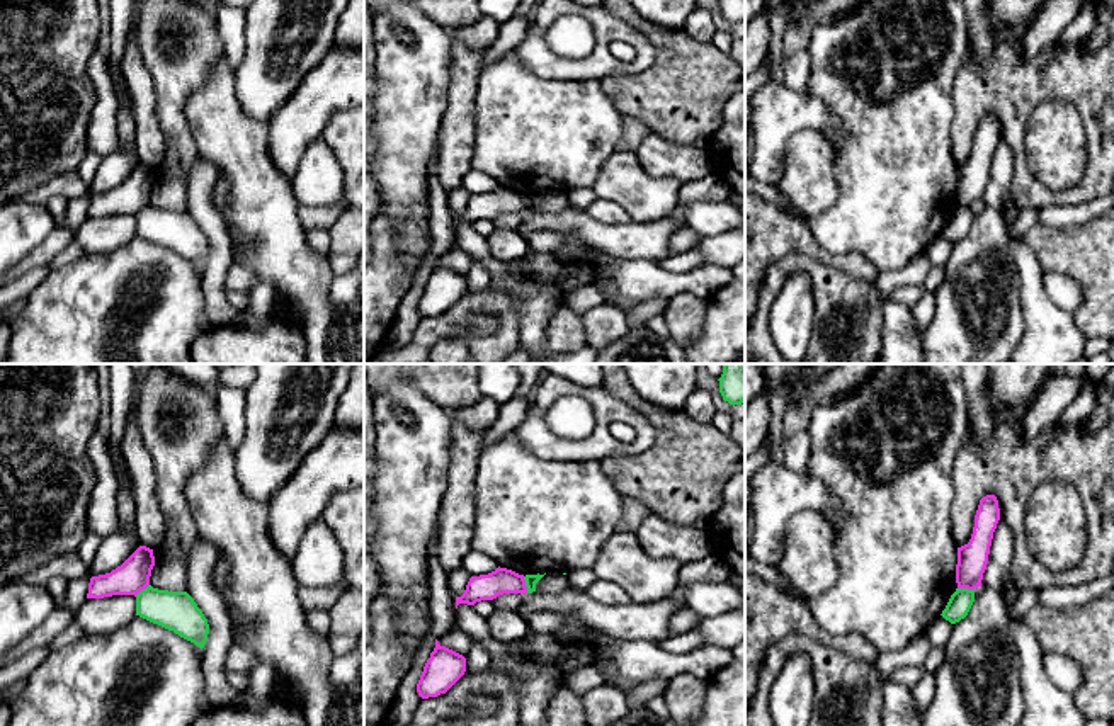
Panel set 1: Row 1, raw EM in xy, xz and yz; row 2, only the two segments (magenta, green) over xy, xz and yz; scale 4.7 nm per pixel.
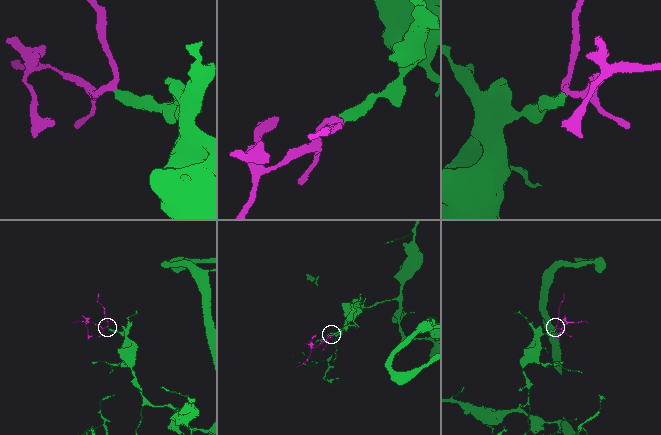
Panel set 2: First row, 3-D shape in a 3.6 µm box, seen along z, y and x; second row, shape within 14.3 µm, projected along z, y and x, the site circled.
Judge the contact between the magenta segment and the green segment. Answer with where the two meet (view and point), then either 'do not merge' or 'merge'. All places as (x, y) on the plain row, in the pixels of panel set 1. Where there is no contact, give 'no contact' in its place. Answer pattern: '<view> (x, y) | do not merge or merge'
xz (524, 204) | do not merge

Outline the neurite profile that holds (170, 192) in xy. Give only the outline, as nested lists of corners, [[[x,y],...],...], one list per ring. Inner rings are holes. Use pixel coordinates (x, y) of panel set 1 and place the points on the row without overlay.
[[[170,145],[162,179],[151,189],[150,204],[158,209],[187,211],[187,201],[187,175],[179,168],[179,155]]]

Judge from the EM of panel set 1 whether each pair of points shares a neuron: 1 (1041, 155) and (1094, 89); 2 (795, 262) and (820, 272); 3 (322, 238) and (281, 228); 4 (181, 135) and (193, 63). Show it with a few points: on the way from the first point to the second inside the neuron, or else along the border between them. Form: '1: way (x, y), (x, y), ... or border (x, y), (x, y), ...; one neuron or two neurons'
1: border (1038, 104), (1068, 101), (1085, 130); two neurons
2: way (801, 262), (813, 269); one neuron
3: border (305, 233), (306, 242), (325, 255); two neurons
4: way (174, 118), (176, 80); one neuron

